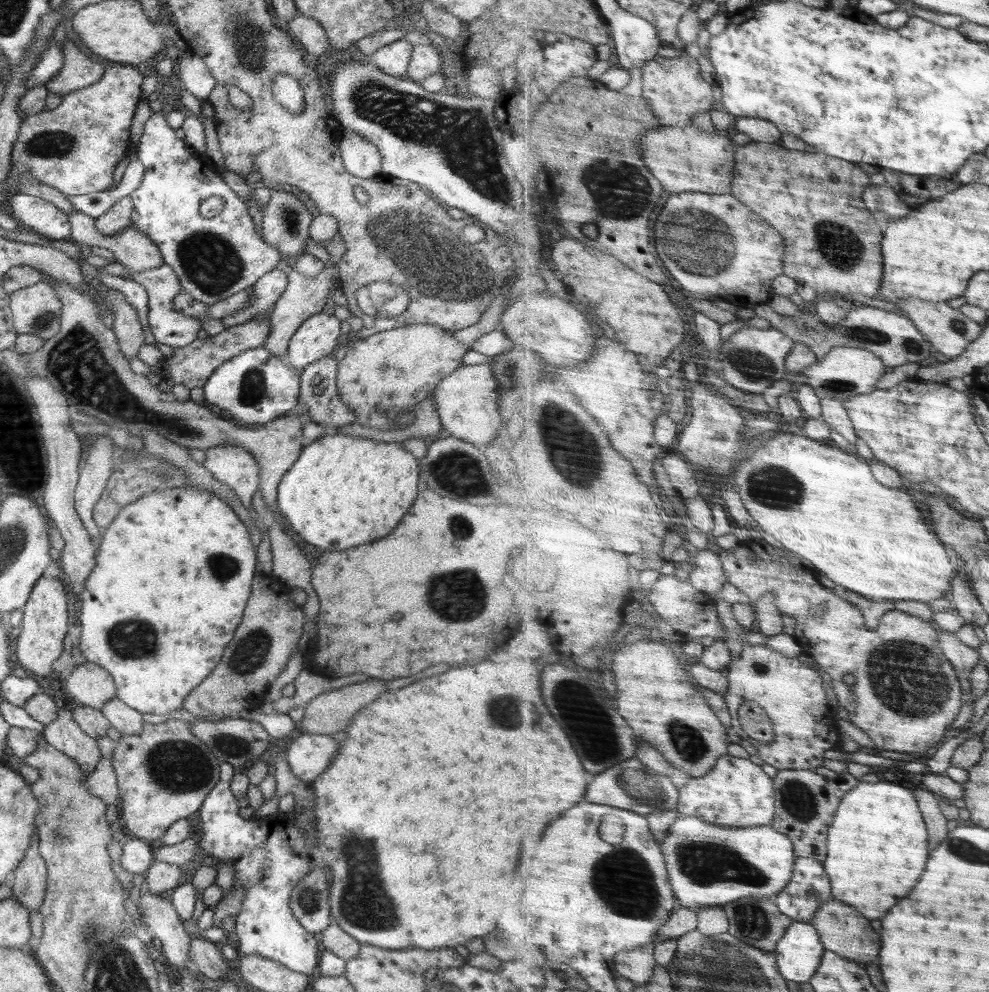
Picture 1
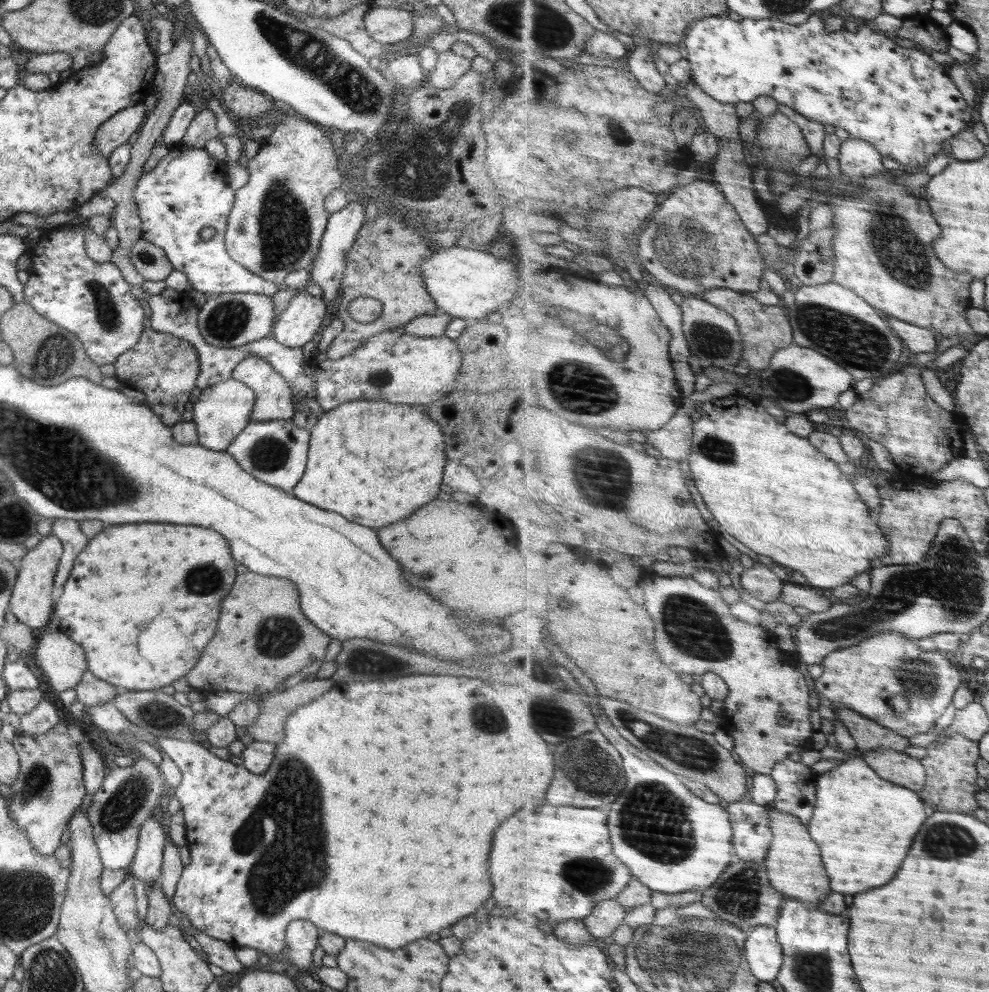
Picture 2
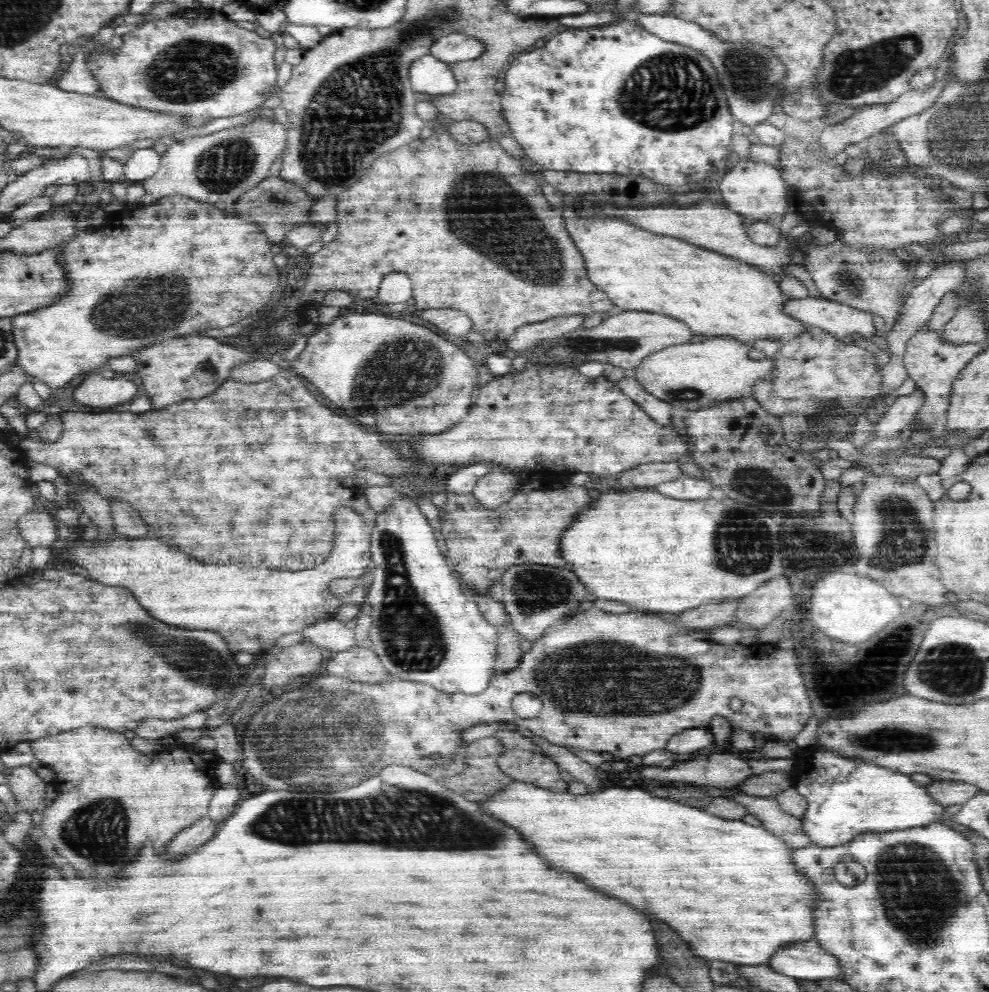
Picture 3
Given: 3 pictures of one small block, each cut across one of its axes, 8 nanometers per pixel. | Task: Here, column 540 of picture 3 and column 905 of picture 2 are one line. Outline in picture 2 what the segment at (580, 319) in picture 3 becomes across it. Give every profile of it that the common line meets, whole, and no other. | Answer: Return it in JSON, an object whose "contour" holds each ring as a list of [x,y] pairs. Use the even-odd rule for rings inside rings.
{"contour":[[[890,316],[890,320],[892,320],[892,327],[897,335],[912,350],[913,354],[936,352],[938,340],[936,340],[936,333],[931,329],[908,323],[906,320],[898,320],[896,316]]]}

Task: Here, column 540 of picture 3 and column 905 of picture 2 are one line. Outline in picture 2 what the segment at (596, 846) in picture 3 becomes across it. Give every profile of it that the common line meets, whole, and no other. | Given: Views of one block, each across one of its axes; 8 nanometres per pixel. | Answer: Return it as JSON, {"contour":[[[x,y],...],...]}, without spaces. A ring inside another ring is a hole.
{"contour":[[[850,758],[820,776],[818,798],[816,820],[812,820],[812,826],[808,827],[824,852],[824,862],[828,864],[828,872],[832,876],[833,890],[845,895],[862,894],[892,882],[902,870],[902,864],[906,862],[918,832],[930,818],[926,814],[927,804],[918,792],[879,776],[865,758]]]}

